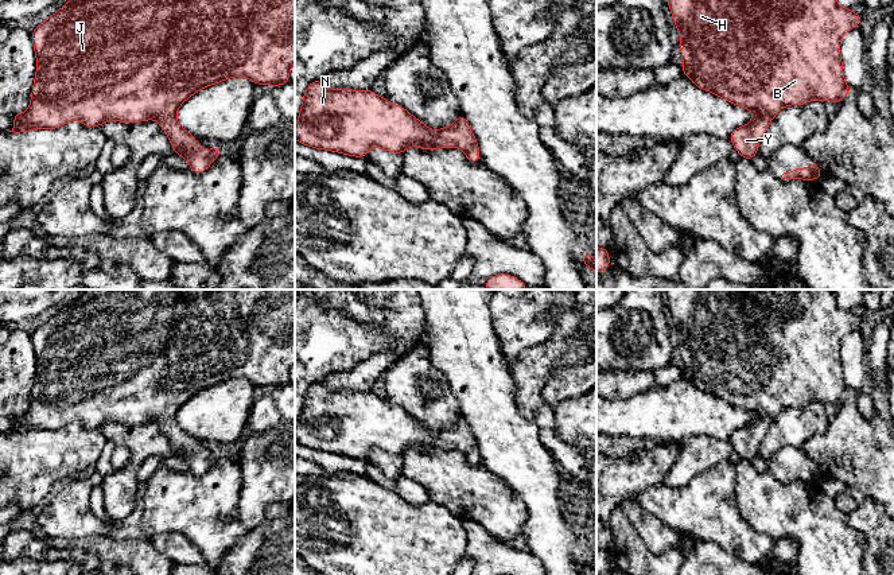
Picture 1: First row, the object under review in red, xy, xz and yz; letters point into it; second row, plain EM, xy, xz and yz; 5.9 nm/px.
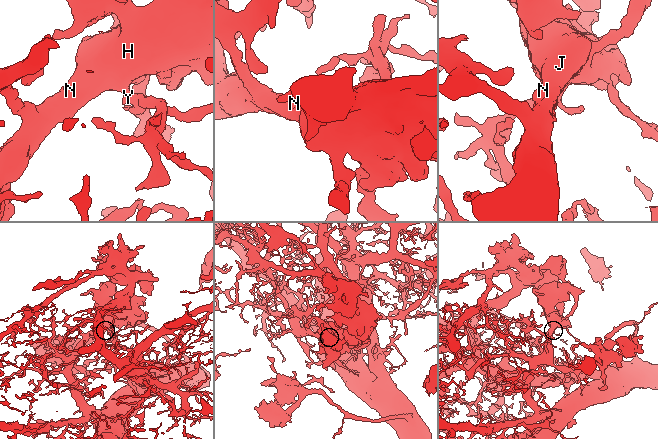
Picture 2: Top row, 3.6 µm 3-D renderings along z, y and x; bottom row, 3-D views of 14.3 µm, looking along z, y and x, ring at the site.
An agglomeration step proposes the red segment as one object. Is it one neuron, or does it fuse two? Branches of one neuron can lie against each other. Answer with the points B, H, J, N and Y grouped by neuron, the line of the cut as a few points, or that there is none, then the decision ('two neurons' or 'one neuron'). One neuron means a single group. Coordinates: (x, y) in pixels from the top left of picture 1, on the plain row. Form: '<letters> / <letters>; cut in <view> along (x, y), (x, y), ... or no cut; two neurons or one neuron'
B H J N Y; no cut; one neuron

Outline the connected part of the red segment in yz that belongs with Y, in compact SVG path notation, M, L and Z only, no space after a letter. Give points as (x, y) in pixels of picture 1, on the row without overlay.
M665 290L665 292L672 320L680 335L681 345L679 350L684 365L681 370L683 376L685 376L697 389L714 395L718 399L727 401L730 405L743 408L753 413L753 423L735 430L730 438L730 442L741 459L751 462L758 455L761 439L780 411L789 407L805 407L812 401L823 404L833 403L839 405L851 395L843 376L840 342L848 331L860 327L862 318L852 314L850 310L840 308L831 290Z

